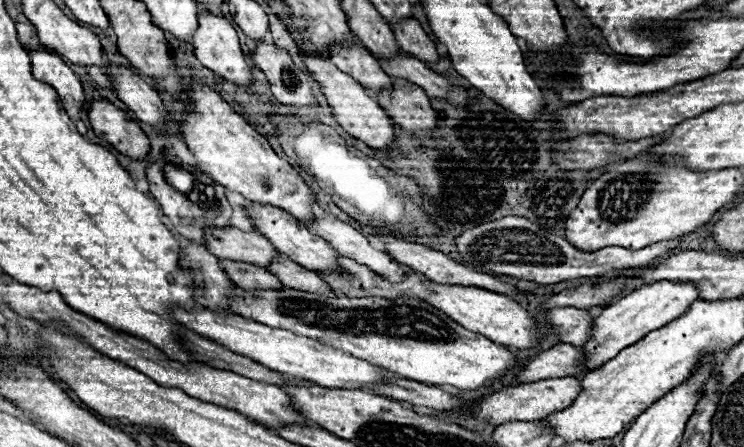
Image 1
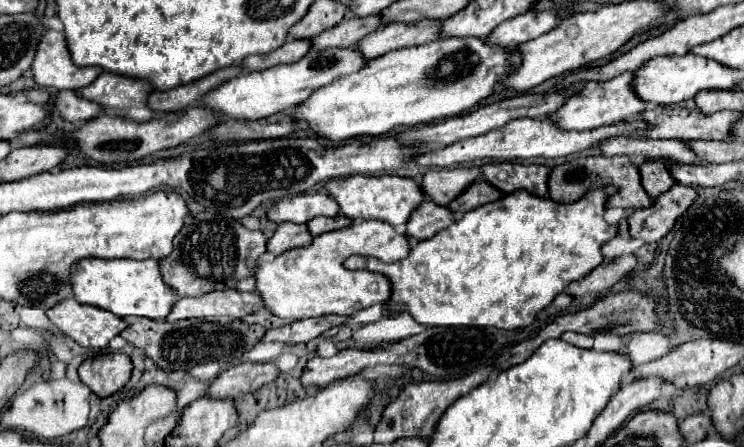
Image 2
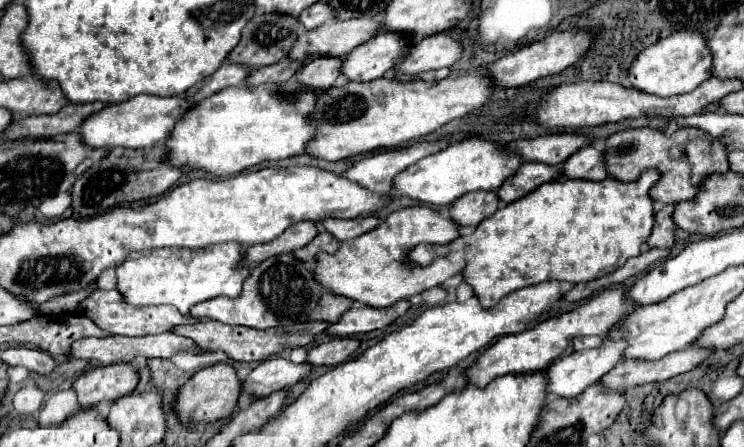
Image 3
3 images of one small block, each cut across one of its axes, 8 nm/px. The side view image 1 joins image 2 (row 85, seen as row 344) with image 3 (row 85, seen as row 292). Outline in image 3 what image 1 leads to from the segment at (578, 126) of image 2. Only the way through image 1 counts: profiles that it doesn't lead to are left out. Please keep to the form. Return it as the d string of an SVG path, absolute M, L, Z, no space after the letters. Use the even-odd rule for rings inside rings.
M676 32L654 46L642 50L628 68L628 84L640 92L656 94L656 96L676 96L692 92L698 84L708 80L708 64L712 64L712 56L708 56L706 40L700 32Z

